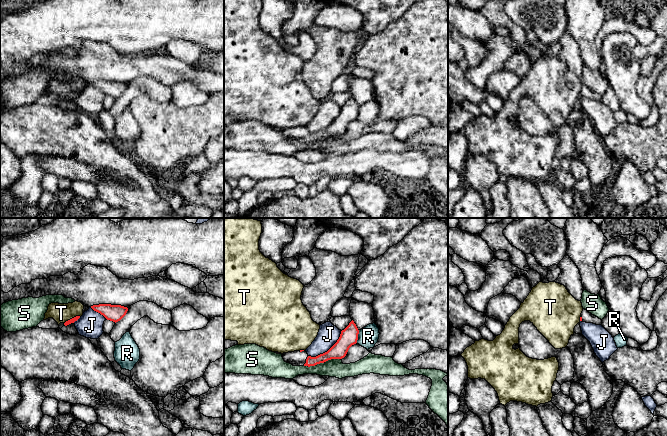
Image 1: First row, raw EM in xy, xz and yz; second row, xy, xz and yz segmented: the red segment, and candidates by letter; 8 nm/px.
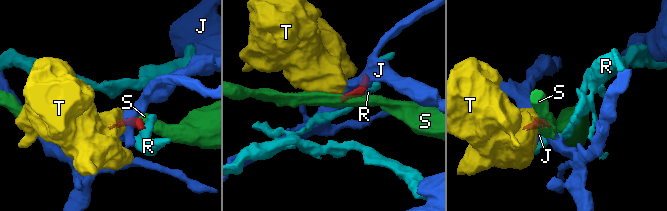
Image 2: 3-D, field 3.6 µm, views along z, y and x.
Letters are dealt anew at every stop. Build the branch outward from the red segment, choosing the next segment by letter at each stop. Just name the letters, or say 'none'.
none

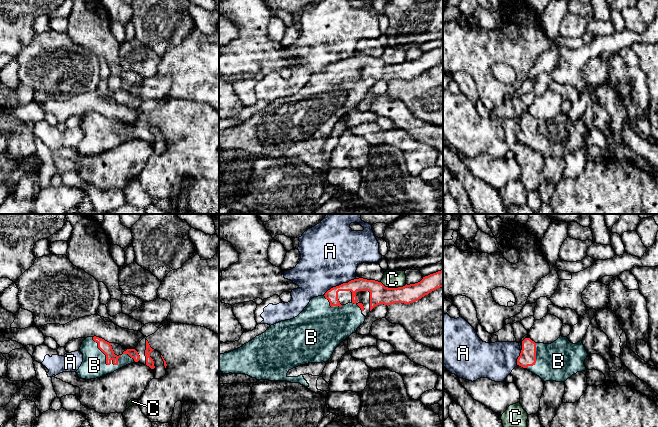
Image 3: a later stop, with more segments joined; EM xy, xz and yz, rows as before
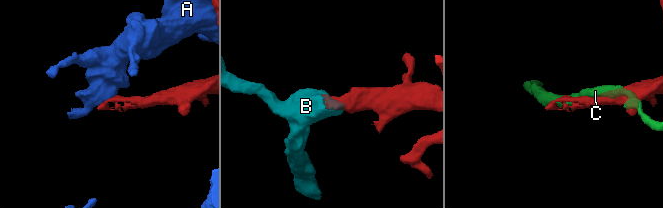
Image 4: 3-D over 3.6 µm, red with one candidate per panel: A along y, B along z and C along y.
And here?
B

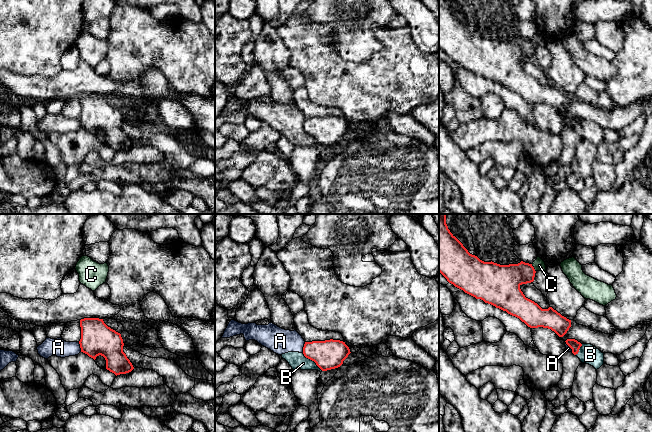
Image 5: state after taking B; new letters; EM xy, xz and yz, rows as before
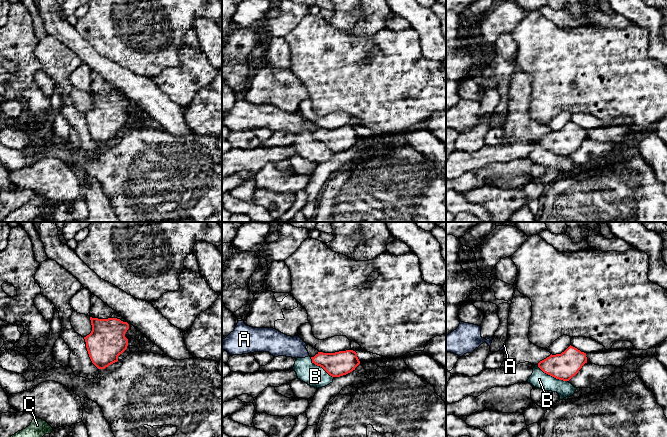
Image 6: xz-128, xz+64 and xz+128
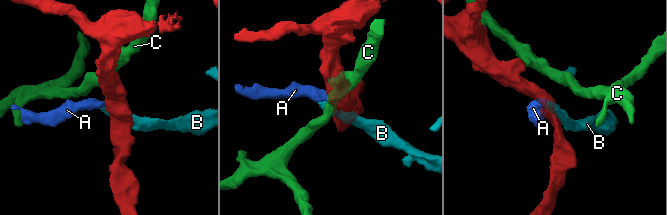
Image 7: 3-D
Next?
none

